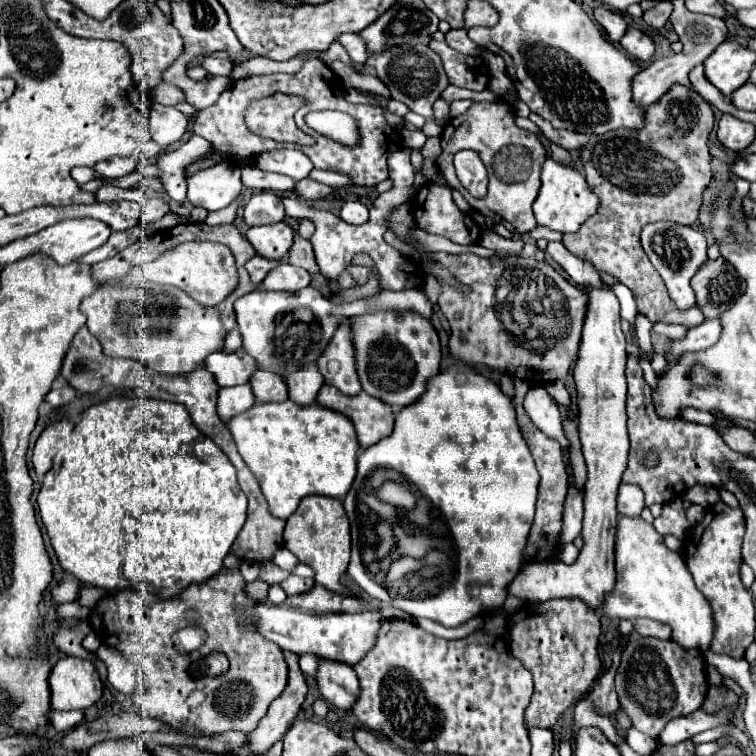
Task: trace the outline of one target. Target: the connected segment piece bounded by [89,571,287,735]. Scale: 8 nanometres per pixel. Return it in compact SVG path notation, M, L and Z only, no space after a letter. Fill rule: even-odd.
M221 571L213 575L213 579L201 583L201 585L191 585L185 593L179 595L179 599L161 599L159 595L151 595L147 591L121 591L115 595L105 595L99 599L95 609L89 615L89 625L93 631L99 635L99 641L117 649L125 659L129 659L133 665L139 665L143 671L143 689L137 689L133 699L135 703L149 715L163 719L171 727L179 729L181 733L187 735L217 735L223 731L243 731L251 733L259 719L267 713L267 707L273 699L277 699L285 685L287 685L287 663L283 659L283 651L275 645L269 643L267 639L261 639L257 631L251 631L247 627L241 627L241 615L237 611L249 611L253 607L253 599L245 593L245 581L239 571ZM183 627L203 627L207 633L207 641L203 647L199 647L193 653L181 655L175 649L173 635L183 629ZM211 653L225 653L229 659L229 671L219 677L191 677L191 665L197 659L203 659Z

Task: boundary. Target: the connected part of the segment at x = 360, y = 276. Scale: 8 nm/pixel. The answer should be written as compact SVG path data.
M349 263L347 271L351 273L351 277L353 277L353 281L355 281L357 287L361 287L361 285L365 285L365 283L369 281L369 269L367 269L367 267L361 267L361 265L353 265L353 263Z

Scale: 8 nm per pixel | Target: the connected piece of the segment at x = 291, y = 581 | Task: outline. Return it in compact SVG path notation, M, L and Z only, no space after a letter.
M293 573L281 583L281 587L283 587L283 591L285 591L287 595L301 595L301 593L309 591L313 585L315 585L315 581L311 583L311 579L299 577L299 575L293 575Z

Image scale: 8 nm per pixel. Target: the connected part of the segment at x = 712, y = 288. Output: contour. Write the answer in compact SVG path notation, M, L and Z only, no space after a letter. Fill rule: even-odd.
M719 257L715 261L707 261L695 273L691 287L697 297L697 307L707 319L713 319L743 295L745 281L737 275L727 259Z

